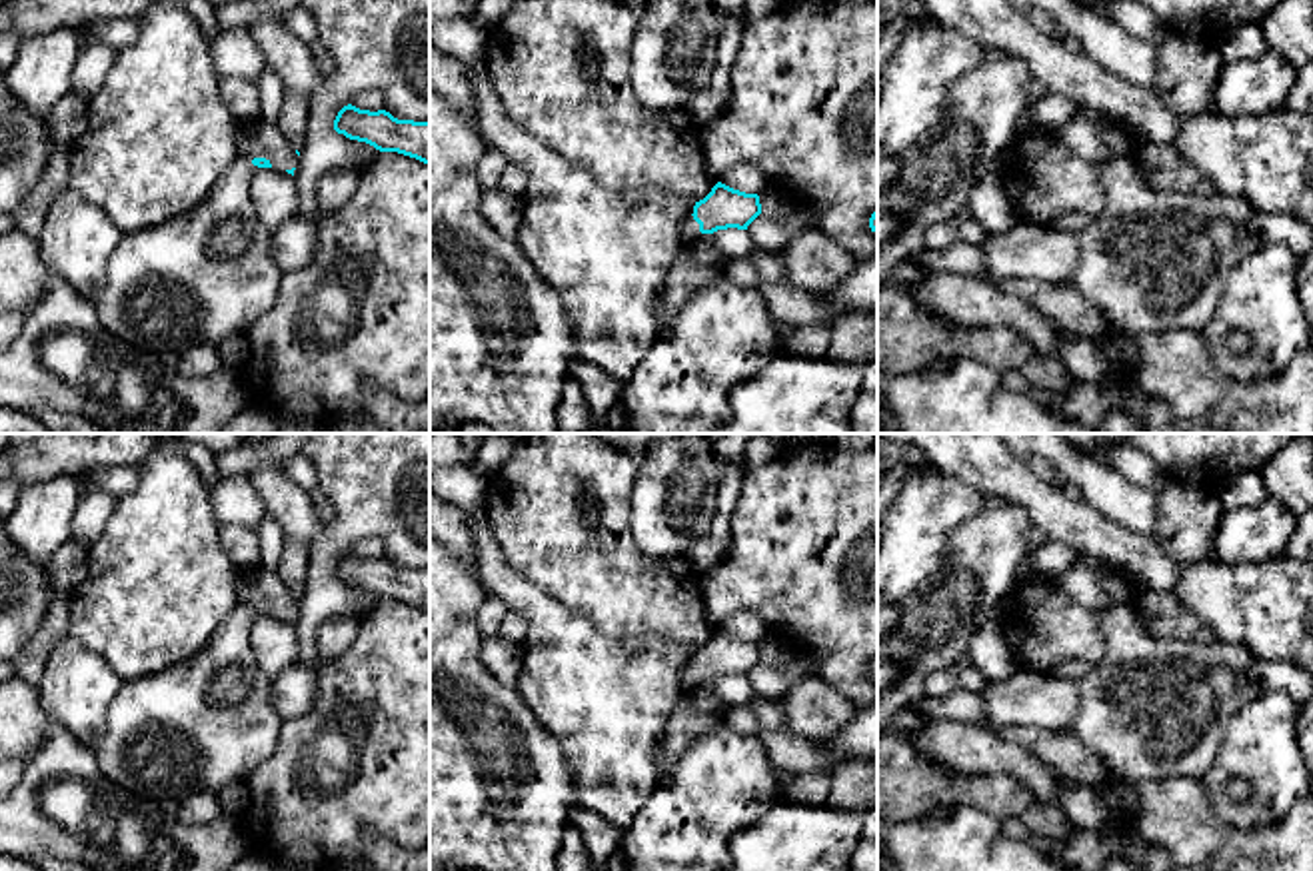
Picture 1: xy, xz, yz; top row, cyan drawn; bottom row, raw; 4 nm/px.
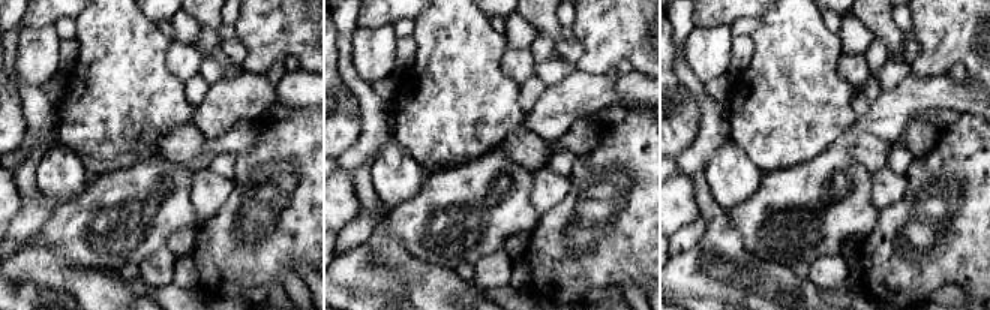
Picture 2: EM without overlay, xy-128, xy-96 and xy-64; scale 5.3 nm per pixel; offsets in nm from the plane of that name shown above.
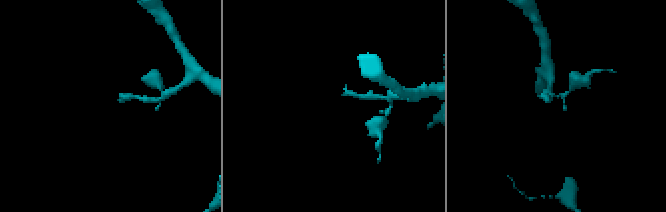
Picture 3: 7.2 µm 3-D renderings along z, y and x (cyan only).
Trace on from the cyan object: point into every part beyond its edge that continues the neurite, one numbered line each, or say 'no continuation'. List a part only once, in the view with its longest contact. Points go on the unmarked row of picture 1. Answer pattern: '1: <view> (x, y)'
1: xz (690, 676)

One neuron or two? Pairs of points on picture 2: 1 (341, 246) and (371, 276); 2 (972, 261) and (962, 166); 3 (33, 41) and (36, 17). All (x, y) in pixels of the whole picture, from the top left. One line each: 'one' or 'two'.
1: two
2: one
3: two

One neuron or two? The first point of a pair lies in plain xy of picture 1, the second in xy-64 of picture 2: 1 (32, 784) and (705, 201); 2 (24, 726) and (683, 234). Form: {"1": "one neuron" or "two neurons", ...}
{"1": "one neuron", "2": "two neurons"}

